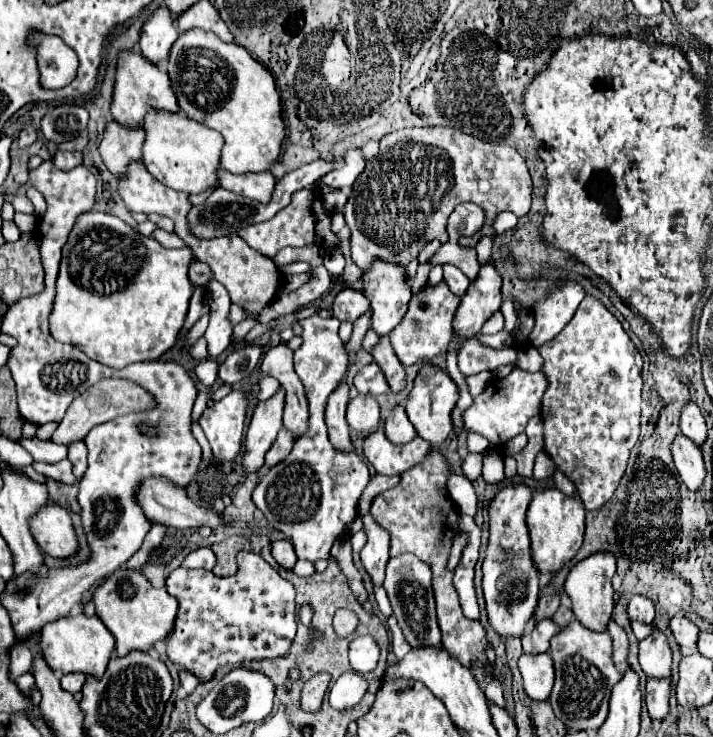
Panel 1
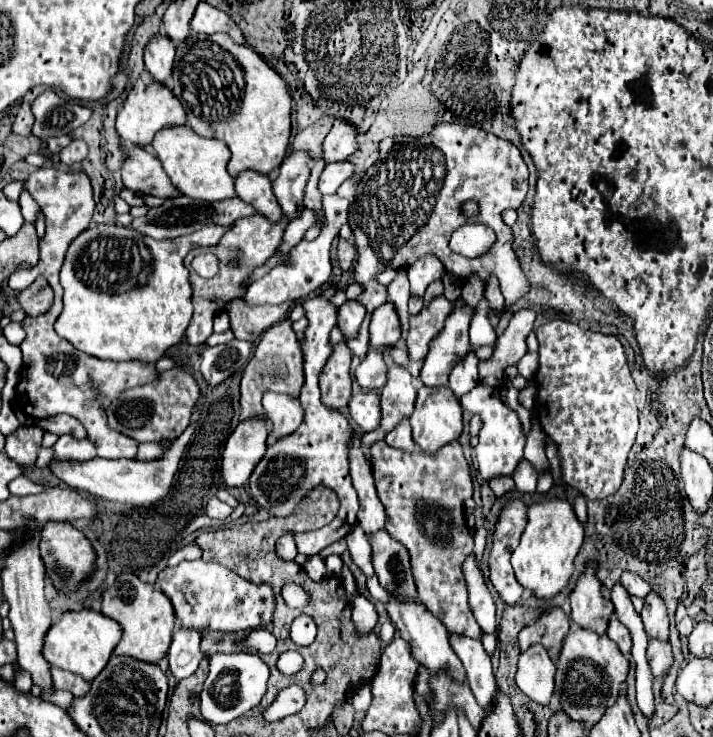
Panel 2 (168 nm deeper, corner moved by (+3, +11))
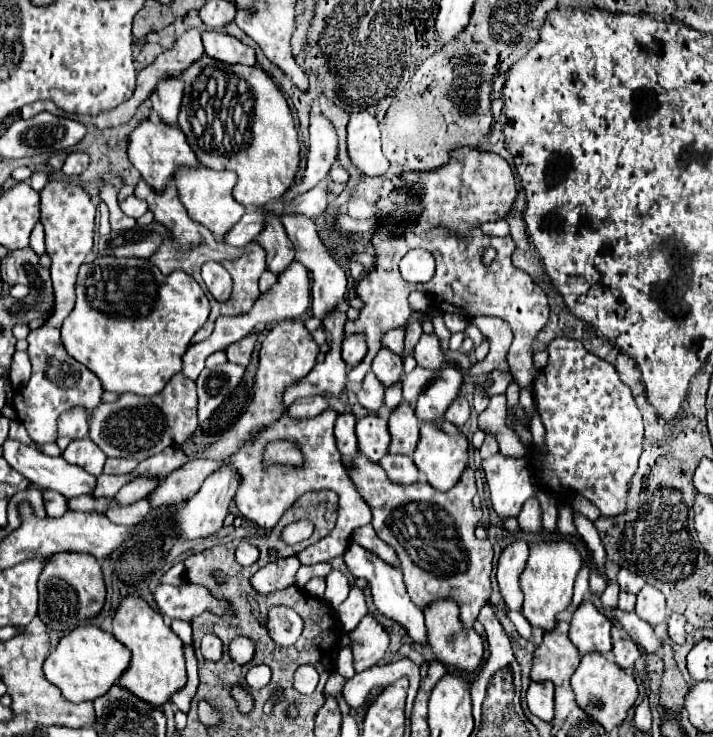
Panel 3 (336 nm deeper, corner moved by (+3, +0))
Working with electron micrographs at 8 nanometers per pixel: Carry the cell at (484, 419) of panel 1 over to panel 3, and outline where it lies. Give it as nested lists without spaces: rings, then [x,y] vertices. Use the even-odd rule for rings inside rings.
[[[497,453],[483,461],[483,469],[491,489],[493,509],[501,519],[517,517],[523,503],[537,493],[527,461],[517,461]]]

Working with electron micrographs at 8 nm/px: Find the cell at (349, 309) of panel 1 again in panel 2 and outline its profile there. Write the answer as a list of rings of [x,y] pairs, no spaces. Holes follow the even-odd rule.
[[[345,300],[345,304],[341,304],[337,312],[337,326],[343,330],[345,338],[349,340],[357,336],[357,328],[361,326],[363,318],[365,318],[363,304],[357,300]]]

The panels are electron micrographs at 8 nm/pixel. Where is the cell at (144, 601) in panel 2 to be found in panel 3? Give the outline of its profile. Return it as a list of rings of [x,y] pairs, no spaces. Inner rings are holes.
[[[125,597],[113,619],[113,635],[133,653],[131,667],[119,679],[119,685],[151,707],[163,707],[187,683],[183,643],[171,631],[167,621],[155,613],[143,599]]]

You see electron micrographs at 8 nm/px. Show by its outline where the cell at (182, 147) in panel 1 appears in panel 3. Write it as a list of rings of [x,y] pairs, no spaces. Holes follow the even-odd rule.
[[[197,167],[197,171],[177,171],[177,179],[173,179],[177,191],[179,191],[179,199],[185,205],[189,217],[207,227],[217,239],[223,239],[231,227],[237,223],[237,219],[243,217],[245,207],[241,207],[241,203],[237,203],[231,195],[235,183],[237,183],[237,175],[229,173],[229,171],[209,171],[207,167]]]

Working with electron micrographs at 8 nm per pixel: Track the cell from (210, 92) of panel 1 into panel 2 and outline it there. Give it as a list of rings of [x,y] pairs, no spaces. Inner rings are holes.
[[[189,34],[177,44],[177,56],[171,74],[173,94],[187,112],[187,124],[201,136],[221,138],[231,150],[227,172],[237,176],[241,170],[257,170],[267,174],[279,166],[287,154],[291,136],[291,96],[281,76],[247,44],[235,44],[227,34]]]

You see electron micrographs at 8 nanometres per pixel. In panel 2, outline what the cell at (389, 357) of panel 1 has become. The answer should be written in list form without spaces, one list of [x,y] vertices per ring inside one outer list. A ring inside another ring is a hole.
[[[403,366],[387,368],[387,384],[381,390],[381,422],[379,428],[367,432],[362,437],[361,449],[370,461],[370,447],[373,442],[383,440],[387,432],[395,428],[401,418],[407,418],[413,412],[415,386],[411,384],[411,374]]]

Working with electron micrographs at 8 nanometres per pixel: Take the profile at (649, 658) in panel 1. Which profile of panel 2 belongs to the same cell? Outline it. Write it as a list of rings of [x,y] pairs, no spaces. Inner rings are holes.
[[[651,592],[645,598],[645,606],[641,612],[641,620],[645,626],[645,632],[649,638],[669,642],[669,618],[667,618],[667,608],[663,600],[659,598],[657,592]]]

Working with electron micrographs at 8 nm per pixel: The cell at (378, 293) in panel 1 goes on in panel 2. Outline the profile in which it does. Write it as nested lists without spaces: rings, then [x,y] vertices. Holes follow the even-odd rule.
[[[385,302],[371,316],[371,344],[375,346],[391,346],[401,338],[401,322],[393,302]]]

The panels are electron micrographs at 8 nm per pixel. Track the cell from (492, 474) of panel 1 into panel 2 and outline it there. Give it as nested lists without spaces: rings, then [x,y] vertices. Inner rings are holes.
[[[495,476],[487,484],[495,492],[495,496],[503,496],[505,492],[509,492],[509,490],[515,488],[515,484],[513,484],[513,480],[509,476]]]

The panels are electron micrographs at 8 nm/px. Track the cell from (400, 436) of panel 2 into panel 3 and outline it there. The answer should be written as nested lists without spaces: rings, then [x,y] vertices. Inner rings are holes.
[[[385,455],[385,459],[381,459],[379,465],[385,469],[387,477],[397,485],[411,485],[411,483],[417,483],[419,479],[419,471],[411,457]]]

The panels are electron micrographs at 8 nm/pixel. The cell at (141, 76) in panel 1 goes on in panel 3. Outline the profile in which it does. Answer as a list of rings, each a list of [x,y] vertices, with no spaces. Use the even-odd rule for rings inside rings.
[[[153,119],[141,121],[141,125],[131,133],[131,137],[129,137],[129,159],[131,159],[133,167],[141,173],[143,181],[155,193],[165,191],[165,187],[169,185],[169,181],[173,179],[175,171],[181,165],[195,169],[199,163],[193,149],[187,143],[185,135],[181,135],[179,127],[163,127],[161,121],[153,121]]]

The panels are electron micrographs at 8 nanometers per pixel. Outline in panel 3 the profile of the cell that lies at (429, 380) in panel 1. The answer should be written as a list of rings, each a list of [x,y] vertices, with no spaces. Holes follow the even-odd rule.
[[[421,423],[421,439],[417,451],[413,453],[413,461],[419,471],[425,473],[427,483],[437,491],[449,491],[455,487],[467,467],[469,459],[469,443],[467,437],[453,425],[435,425],[435,423]]]

